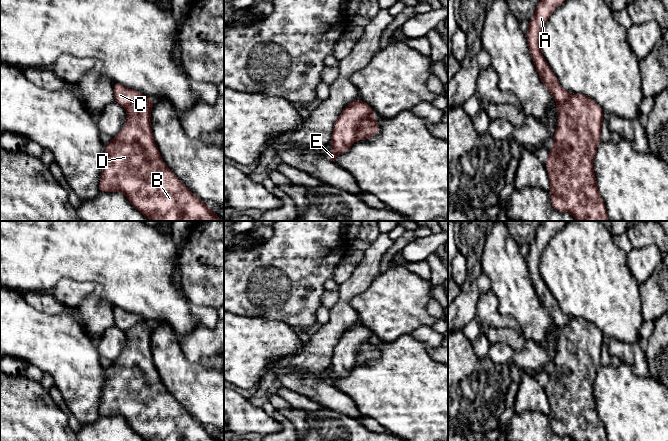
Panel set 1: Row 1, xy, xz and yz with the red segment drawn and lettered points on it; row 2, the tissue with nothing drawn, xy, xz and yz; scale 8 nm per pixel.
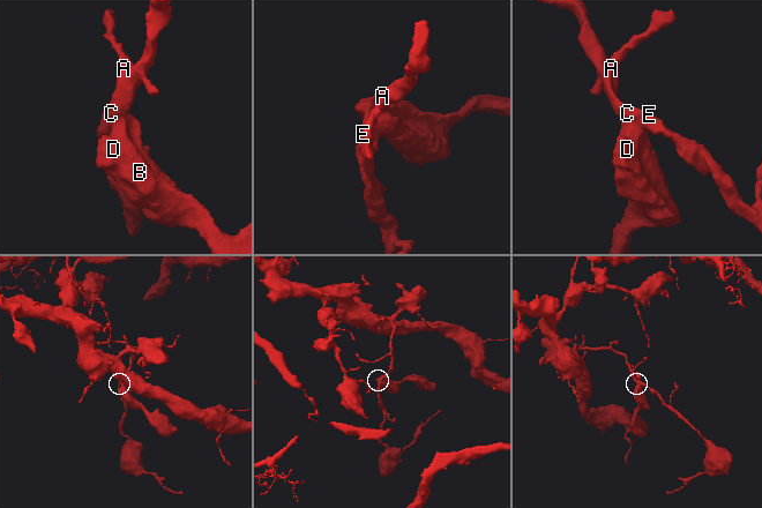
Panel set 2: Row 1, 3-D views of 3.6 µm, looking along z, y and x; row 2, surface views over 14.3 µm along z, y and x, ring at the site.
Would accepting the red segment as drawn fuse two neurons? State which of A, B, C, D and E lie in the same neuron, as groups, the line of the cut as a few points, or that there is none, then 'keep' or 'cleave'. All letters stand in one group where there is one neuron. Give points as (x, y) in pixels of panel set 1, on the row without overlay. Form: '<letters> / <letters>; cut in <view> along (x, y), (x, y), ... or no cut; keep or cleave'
A C E / B D; cut in xz along (373, 338), (364, 341), (358, 347), (356, 362); cleave

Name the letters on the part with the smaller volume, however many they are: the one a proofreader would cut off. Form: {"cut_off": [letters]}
{"cut_off": ["B", "D"]}

